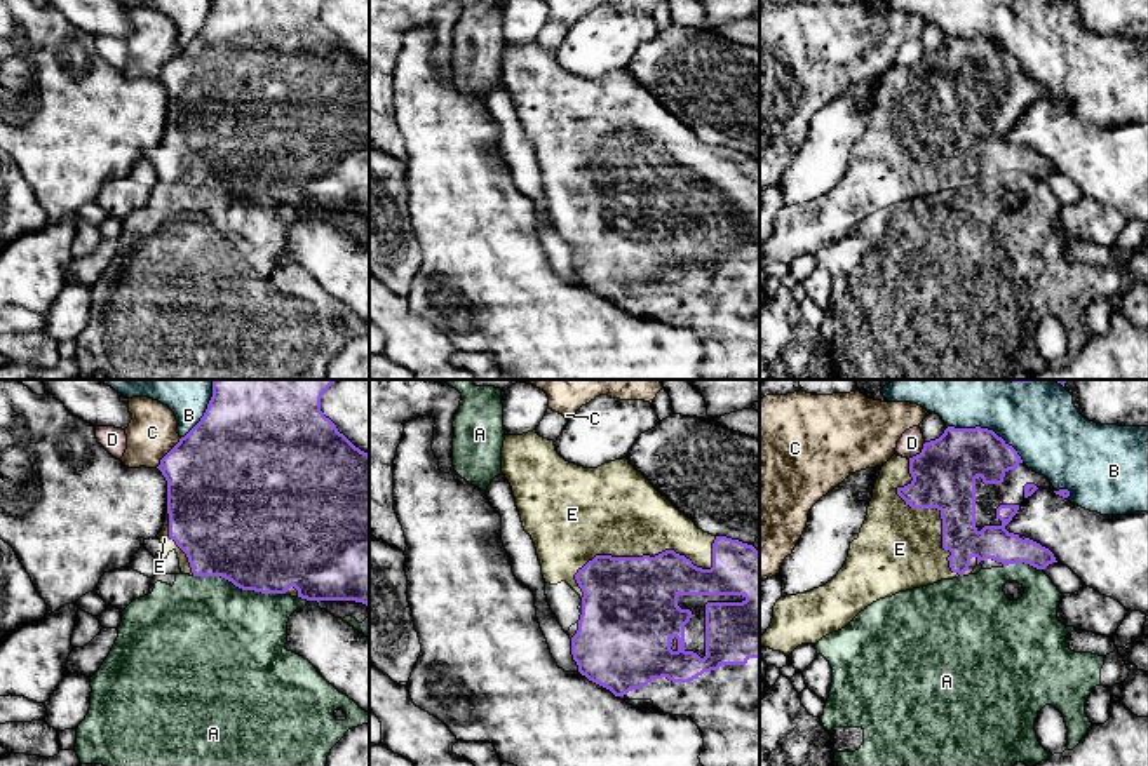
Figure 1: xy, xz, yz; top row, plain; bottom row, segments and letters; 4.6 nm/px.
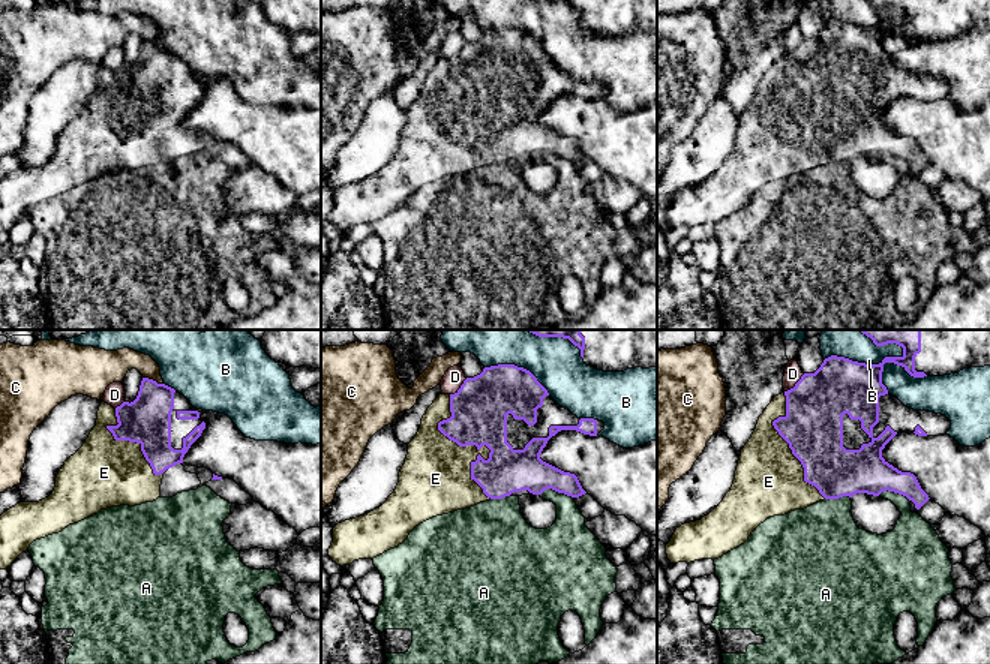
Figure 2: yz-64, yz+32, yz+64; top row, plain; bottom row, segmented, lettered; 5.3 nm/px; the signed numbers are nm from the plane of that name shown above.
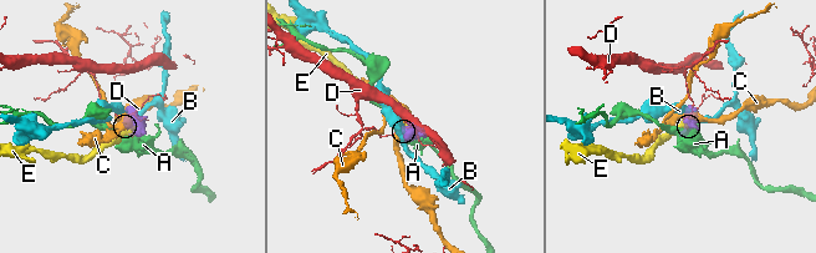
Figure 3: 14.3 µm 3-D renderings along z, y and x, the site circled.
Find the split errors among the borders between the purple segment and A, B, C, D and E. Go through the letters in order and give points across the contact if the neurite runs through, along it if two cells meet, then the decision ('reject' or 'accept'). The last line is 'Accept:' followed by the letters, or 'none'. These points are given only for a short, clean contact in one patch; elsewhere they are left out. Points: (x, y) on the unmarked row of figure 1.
A: reject
B: reject
C: along xy (182, 47), (155, 77) | reject
D: reject
E: accept
Accept: E

